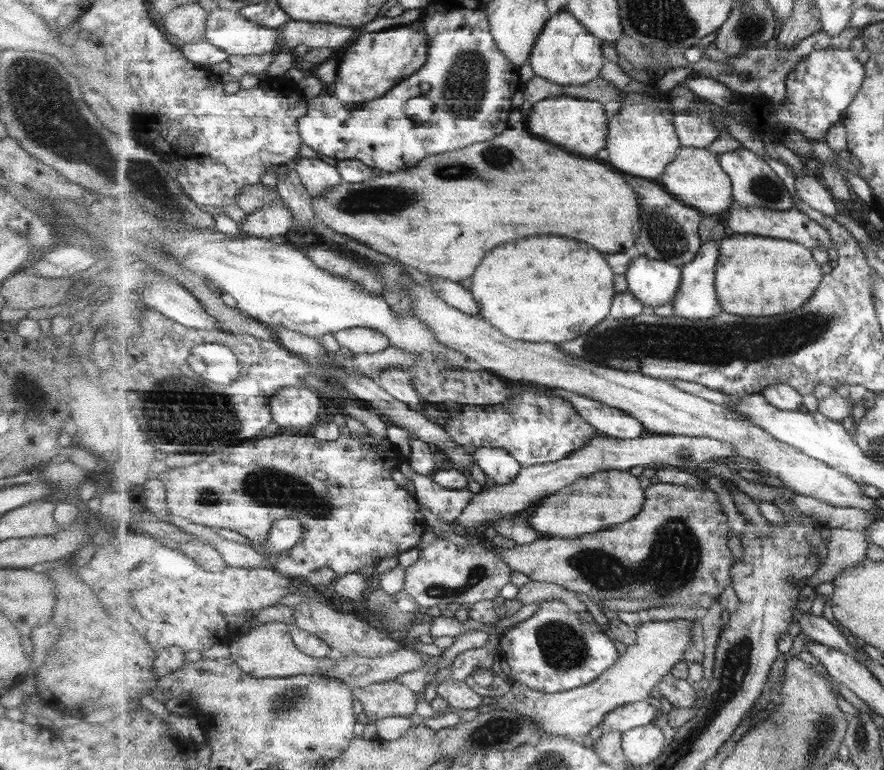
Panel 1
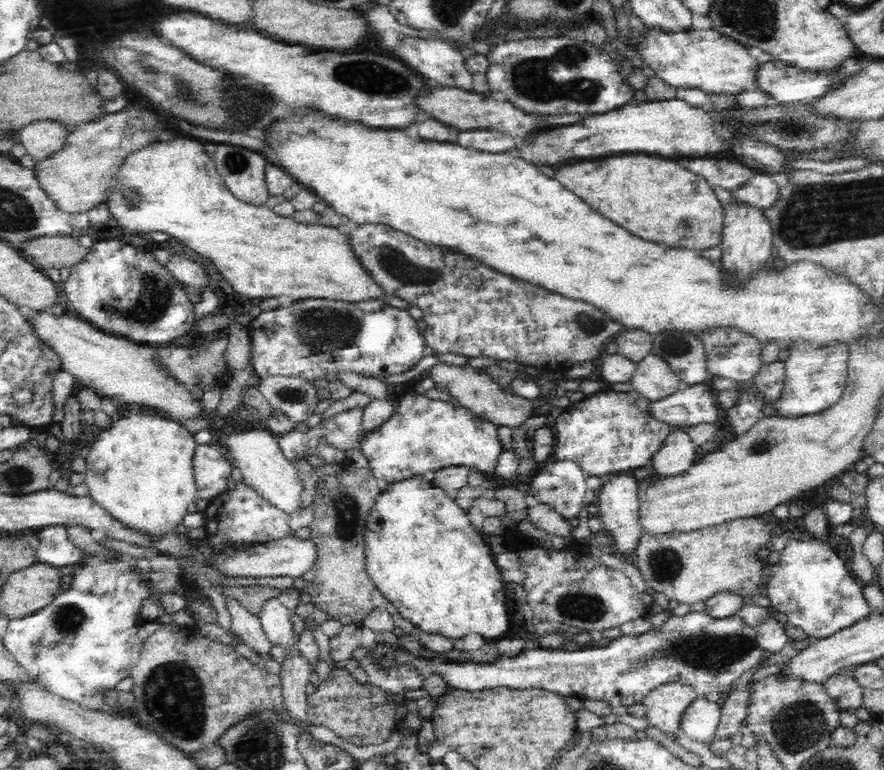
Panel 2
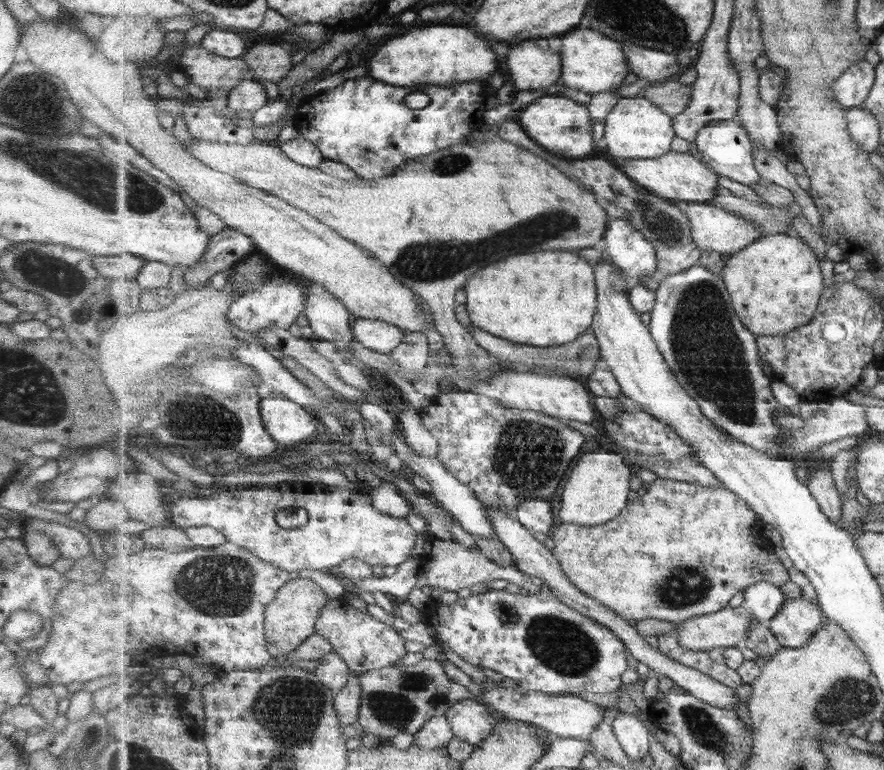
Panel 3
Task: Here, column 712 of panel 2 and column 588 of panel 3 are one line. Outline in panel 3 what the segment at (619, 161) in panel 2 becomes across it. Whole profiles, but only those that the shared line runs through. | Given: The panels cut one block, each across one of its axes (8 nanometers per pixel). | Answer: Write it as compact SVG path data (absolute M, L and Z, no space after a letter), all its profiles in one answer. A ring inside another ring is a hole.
M489 135L488 139L481 144L476 146L471 146L468 143L454 144L453 146L448 146L443 150L438 150L433 154L427 155L426 157L419 157L415 160L405 163L403 167L399 167L396 172L385 178L380 178L379 180L367 181L363 178L357 178L355 180L341 180L340 178L333 177L330 174L325 174L320 168L311 168L308 166L300 165L298 162L291 160L284 152L282 148L279 148L277 143L255 141L248 145L238 145L229 144L222 142L211 142L200 141L199 139L193 138L194 141L188 146L188 151L198 158L203 164L210 166L213 170L218 170L225 174L230 174L235 178L238 178L241 182L246 183L247 186L253 186L261 190L267 191L269 194L273 194L287 202L290 202L293 206L299 207L301 210L307 211L309 214L314 215L321 222L327 223L327 226L333 227L339 234L343 235L345 238L350 239L359 246L364 246L365 250L369 250L371 254L381 260L382 263L389 267L390 271L402 282L407 288L414 290L423 298L429 307L431 307L432 313L434 314L434 322L436 324L436 330L445 337L445 349L453 355L453 361L455 361L455 366L451 368L457 371L458 377L461 378L472 378L472 376L477 376L480 372L485 372L485 370L491 370L491 365L493 365L493 357L489 351L485 350L483 346L480 346L473 338L473 334L468 328L465 328L457 316L455 316L455 307L458 304L455 302L455 294L459 290L464 289L465 285L468 283L469 278L493 264L495 260L503 260L507 256L513 256L513 254L525 254L525 252L539 252L539 250L567 250L567 251L578 251L582 248L589 248L595 246L597 242L601 242L604 238L604 234L607 230L607 225L610 220L607 212L605 212L604 205L599 199L595 199L593 196L594 192L589 186L583 187L585 185L580 179L573 182L570 177L565 175L565 171L562 169L553 168L549 162L543 160L543 158L527 152L525 148L521 146L516 146L515 143L505 141L494 135Z

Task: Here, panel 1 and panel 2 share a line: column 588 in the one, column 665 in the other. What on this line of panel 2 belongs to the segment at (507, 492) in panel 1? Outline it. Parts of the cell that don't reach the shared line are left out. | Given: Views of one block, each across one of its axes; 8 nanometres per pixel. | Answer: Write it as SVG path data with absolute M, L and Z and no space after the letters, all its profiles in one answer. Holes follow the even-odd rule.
M674 427L668 434L664 446L654 454L652 464L660 477L681 476L696 460L696 449L692 437L682 427Z

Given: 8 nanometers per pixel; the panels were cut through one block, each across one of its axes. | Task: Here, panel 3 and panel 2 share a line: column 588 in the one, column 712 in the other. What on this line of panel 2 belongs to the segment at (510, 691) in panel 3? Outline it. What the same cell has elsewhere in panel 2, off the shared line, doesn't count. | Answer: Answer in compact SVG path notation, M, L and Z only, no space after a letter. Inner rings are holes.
M699 696L684 712L680 730L690 739L708 744L716 736L721 716L720 704Z

